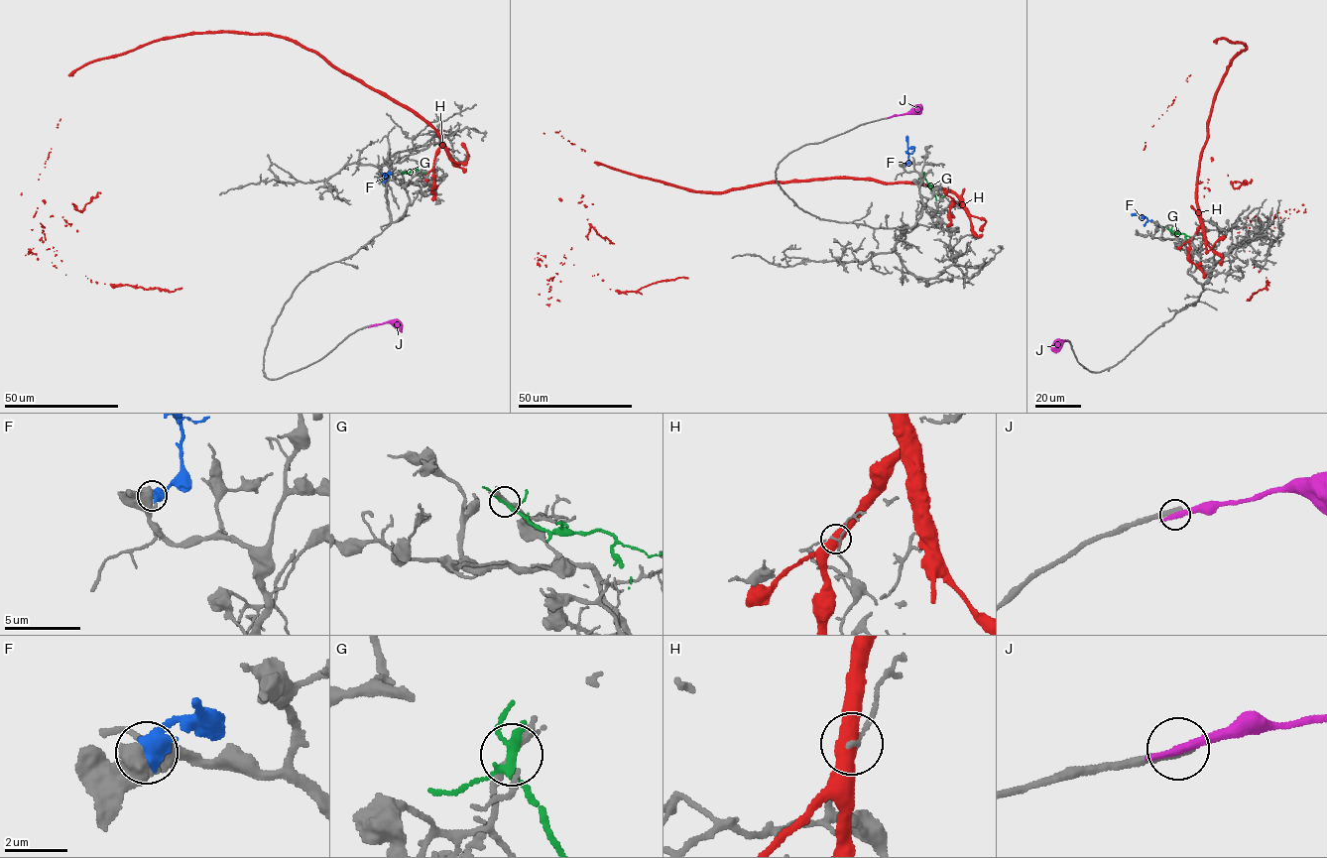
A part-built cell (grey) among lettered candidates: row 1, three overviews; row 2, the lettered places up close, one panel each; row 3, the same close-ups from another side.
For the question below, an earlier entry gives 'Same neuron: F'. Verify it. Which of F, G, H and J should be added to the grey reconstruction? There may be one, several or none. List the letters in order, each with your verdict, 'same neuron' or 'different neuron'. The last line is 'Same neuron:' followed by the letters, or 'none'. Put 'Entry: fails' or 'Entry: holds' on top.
Entry: holds
F: same neuron
G: different neuron
H: different neuron
J: different neuron
Same neuron: F

